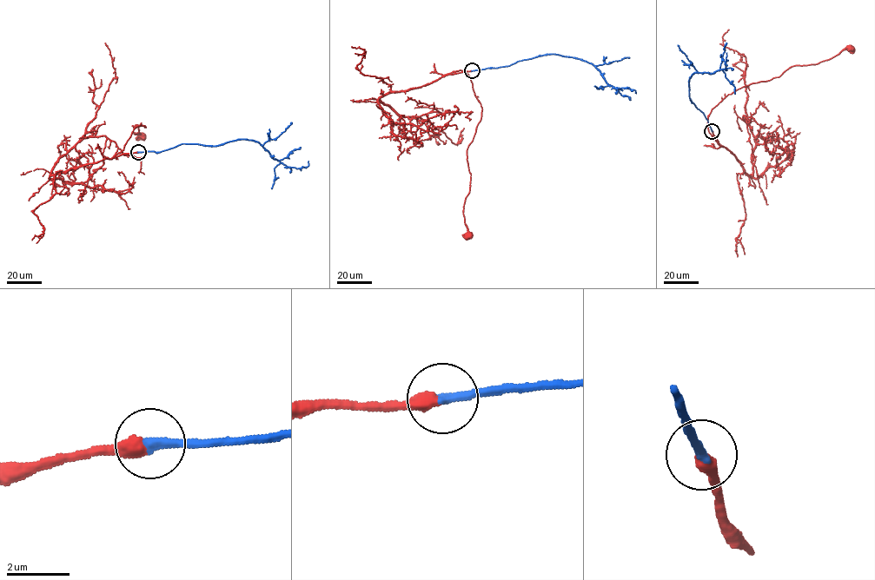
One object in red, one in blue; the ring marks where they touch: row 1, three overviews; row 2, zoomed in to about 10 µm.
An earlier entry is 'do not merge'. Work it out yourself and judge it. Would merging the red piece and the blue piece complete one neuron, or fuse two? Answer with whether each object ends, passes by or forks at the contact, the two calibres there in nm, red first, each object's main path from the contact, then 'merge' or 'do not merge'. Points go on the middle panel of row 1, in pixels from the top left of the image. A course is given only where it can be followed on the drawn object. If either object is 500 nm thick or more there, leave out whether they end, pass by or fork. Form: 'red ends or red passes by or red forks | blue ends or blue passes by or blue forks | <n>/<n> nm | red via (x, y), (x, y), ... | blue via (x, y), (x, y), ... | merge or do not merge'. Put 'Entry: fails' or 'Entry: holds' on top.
Entry: fails
red ends | blue ends | 440/320 nm | red via (472, 71), (447, 74), (460, 70), (467, 73), (482, 108), (467, 152), (471, 174), (463, 212), (468, 234) | blue via (472, 70), (508, 66), (518, 61), (557, 54), (591, 63), (608, 85), (627, 88), (636, 93) | merge

